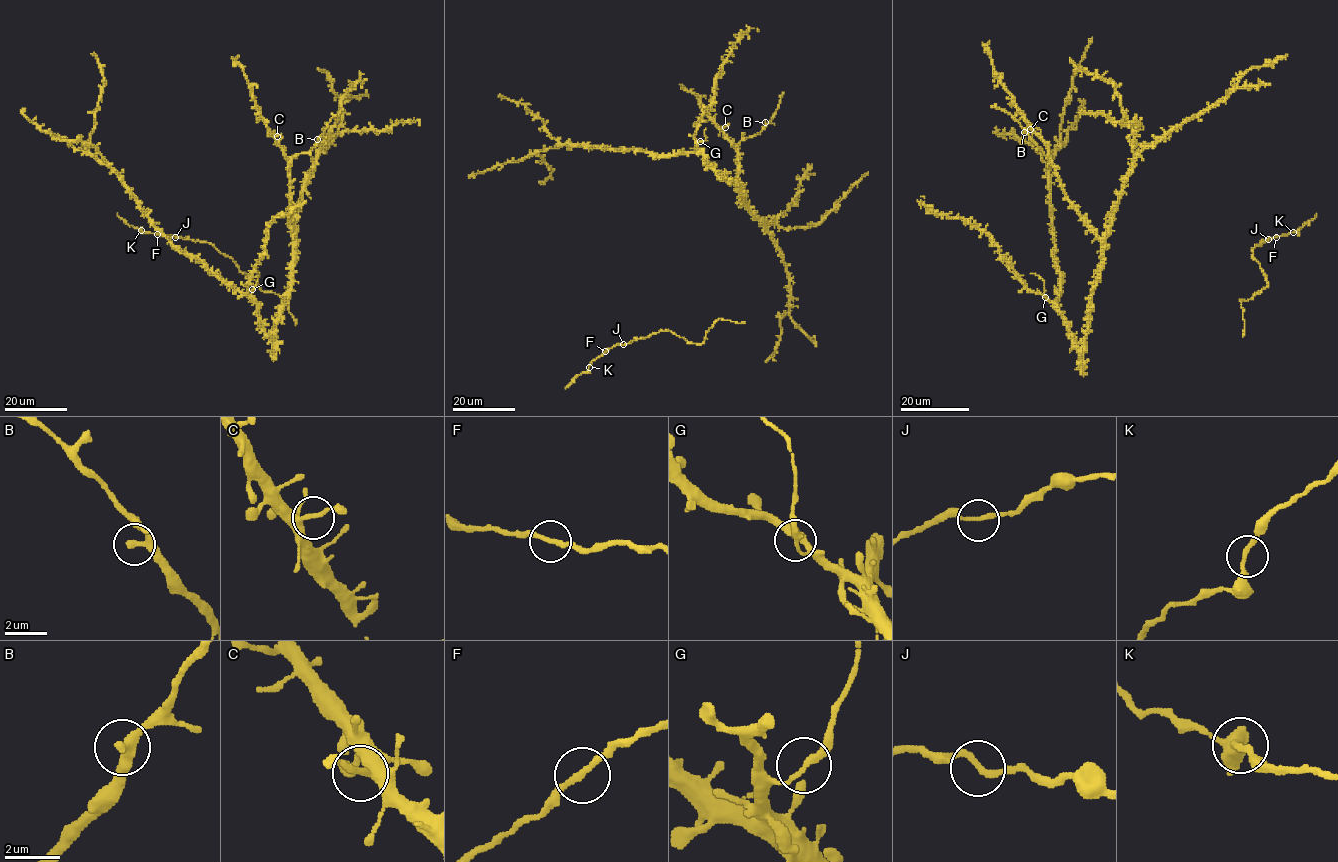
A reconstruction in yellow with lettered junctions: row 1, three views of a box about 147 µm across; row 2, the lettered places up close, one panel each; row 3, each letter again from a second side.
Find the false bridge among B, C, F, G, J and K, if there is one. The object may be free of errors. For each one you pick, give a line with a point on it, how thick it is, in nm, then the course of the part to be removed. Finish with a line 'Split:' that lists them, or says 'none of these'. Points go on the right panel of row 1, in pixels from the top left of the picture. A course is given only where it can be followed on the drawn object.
G: Place: (1045, 297). Thickness 220 nm. Course of the part to remove: (1044, 297), (1044, 283), (1030, 273)
Split: G

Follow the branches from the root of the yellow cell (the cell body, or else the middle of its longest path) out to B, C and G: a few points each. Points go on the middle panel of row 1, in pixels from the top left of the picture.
B: (725, 178), (742, 192), (738, 182), (737, 145), (743, 138), (757, 135), (765, 122)
C: (725, 178), (742, 192), (738, 182), (737, 148), (726, 137), (725, 127)
G: (725, 178), (696, 147), (701, 141)

